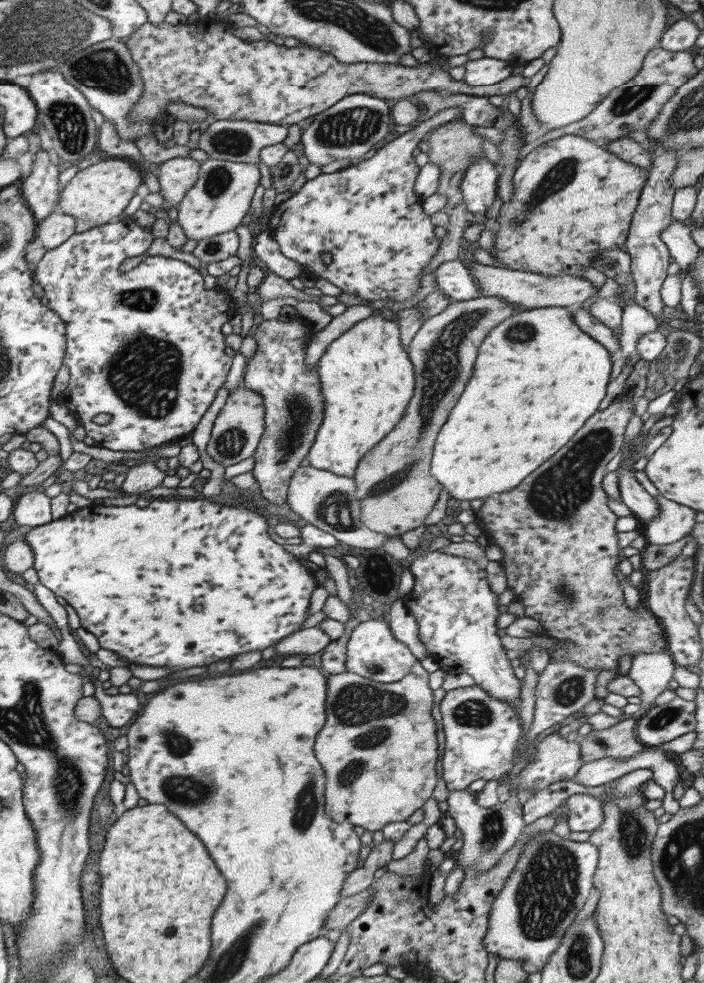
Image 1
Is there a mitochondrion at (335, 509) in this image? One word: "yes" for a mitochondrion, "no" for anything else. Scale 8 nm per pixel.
yes

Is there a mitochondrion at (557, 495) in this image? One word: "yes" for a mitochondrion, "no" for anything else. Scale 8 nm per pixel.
yes

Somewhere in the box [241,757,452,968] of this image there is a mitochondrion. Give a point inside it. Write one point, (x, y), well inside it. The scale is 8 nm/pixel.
(303, 816)

